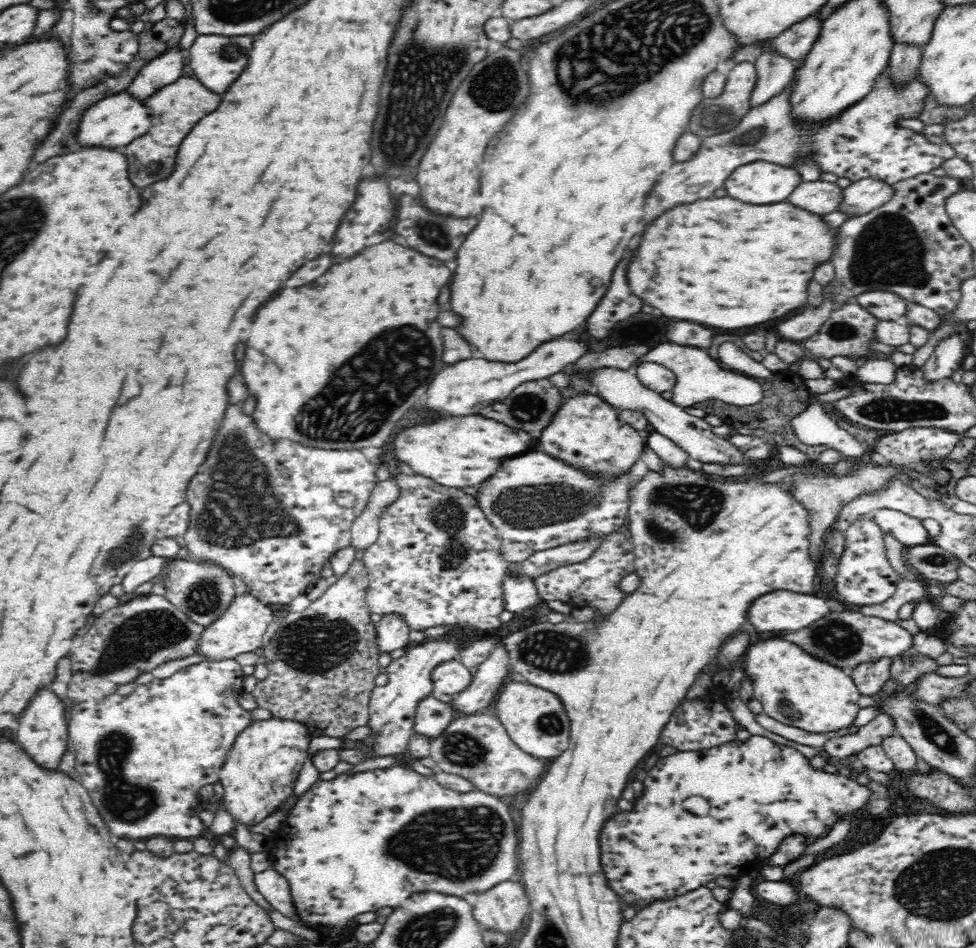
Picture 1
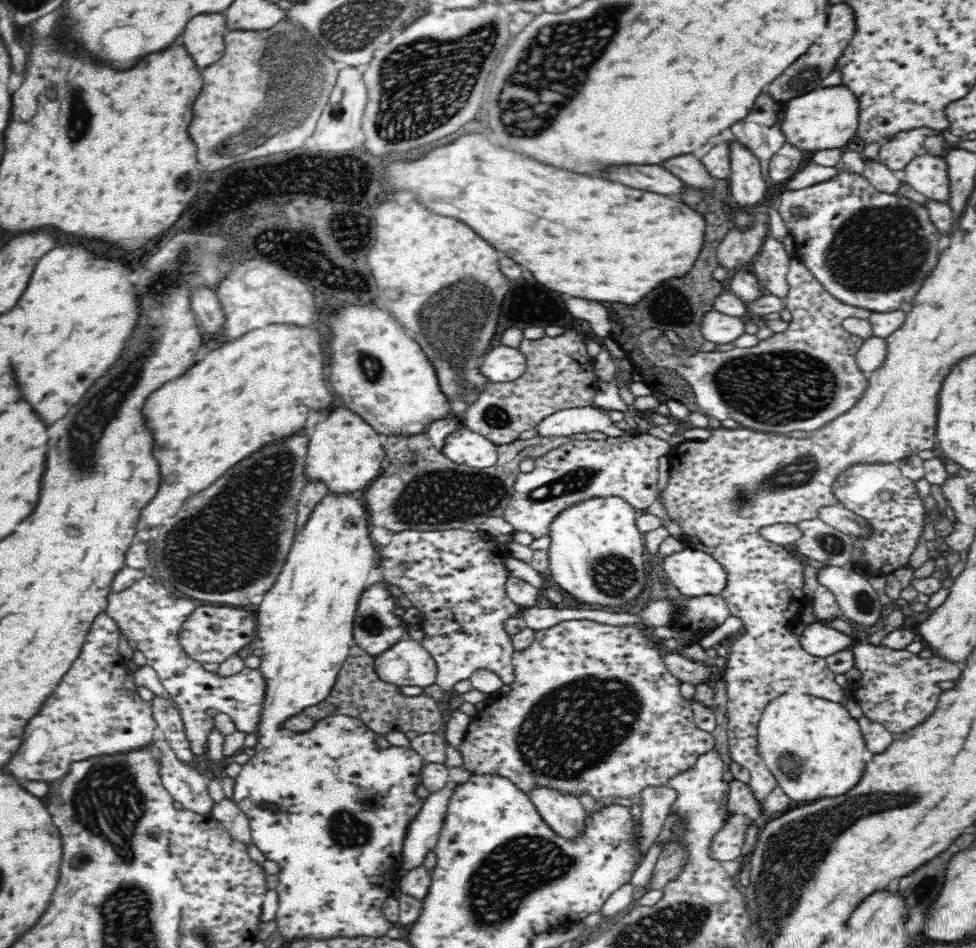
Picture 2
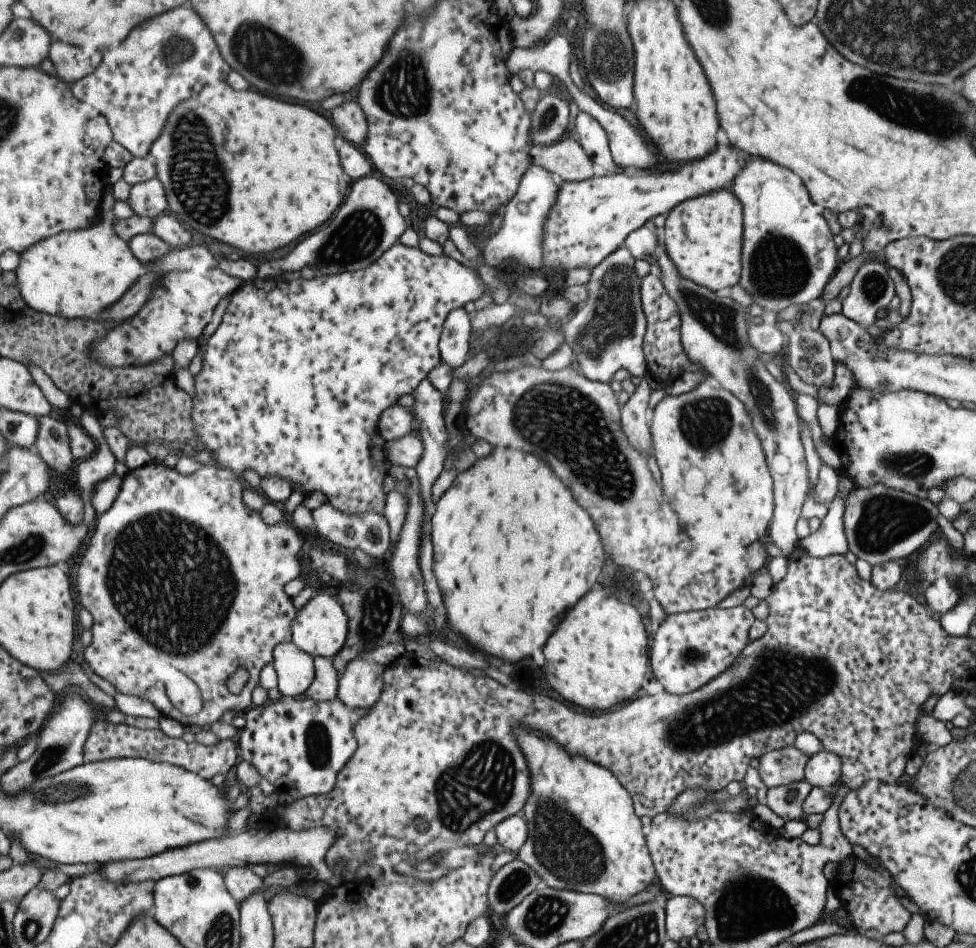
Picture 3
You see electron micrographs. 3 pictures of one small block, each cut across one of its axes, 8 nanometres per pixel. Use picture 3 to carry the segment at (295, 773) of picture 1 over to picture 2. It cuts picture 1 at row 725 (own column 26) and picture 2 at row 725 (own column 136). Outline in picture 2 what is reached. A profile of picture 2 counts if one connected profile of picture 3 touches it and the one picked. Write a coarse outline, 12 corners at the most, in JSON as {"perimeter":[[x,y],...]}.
{"perimeter":[[331,490],[257,609],[260,736],[330,694],[379,551]]}

